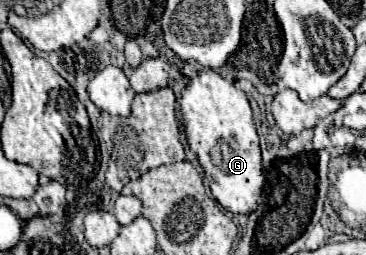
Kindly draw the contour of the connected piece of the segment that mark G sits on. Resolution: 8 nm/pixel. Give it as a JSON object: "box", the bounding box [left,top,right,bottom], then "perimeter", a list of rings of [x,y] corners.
{"box":[180,72,264,214],"perimeter":[[[200,72],[186,86],[180,98],[186,138],[190,148],[198,154],[198,162],[210,182],[214,198],[232,214],[252,214],[264,188],[264,172],[260,158],[258,134],[252,120],[252,108],[246,94],[218,72]]]}

